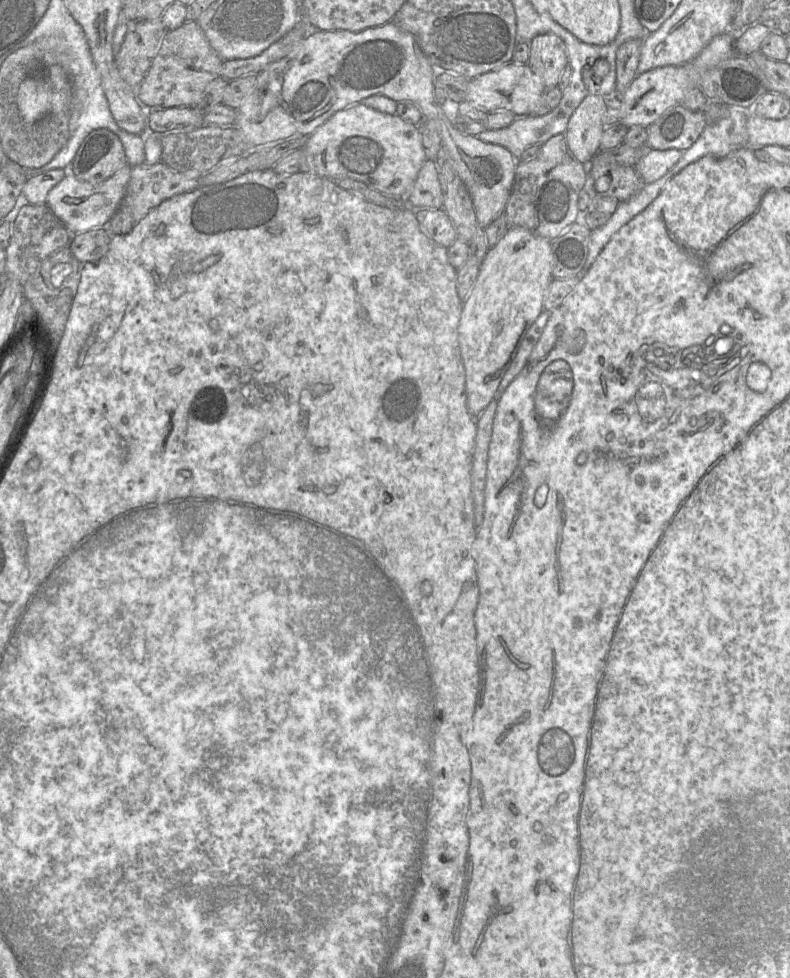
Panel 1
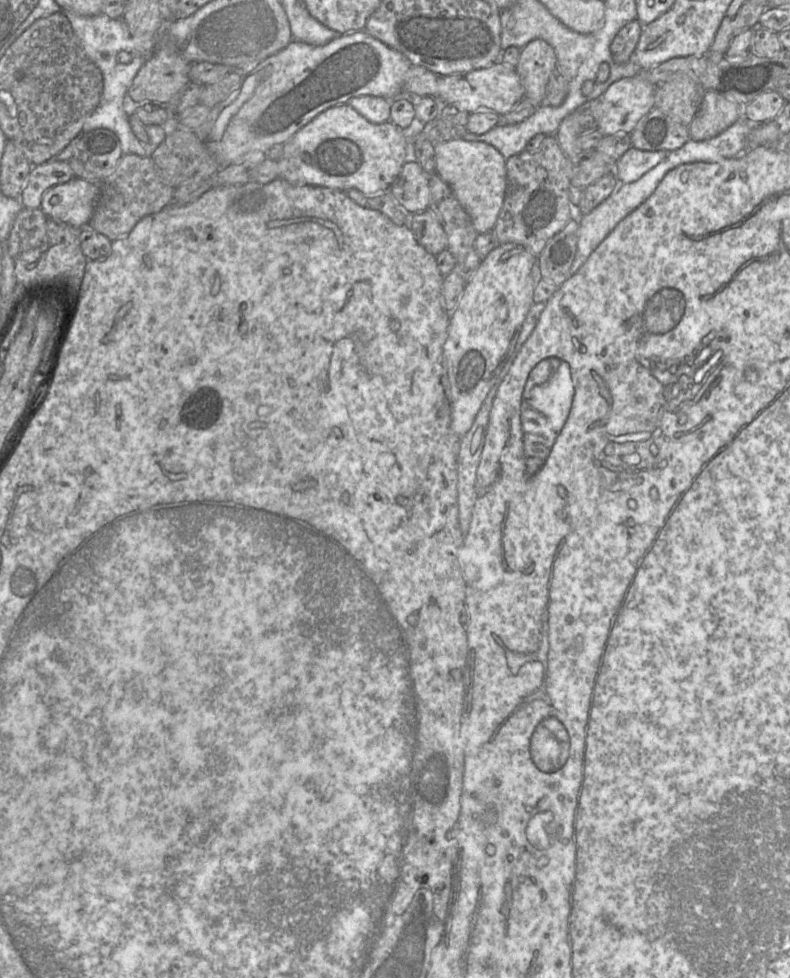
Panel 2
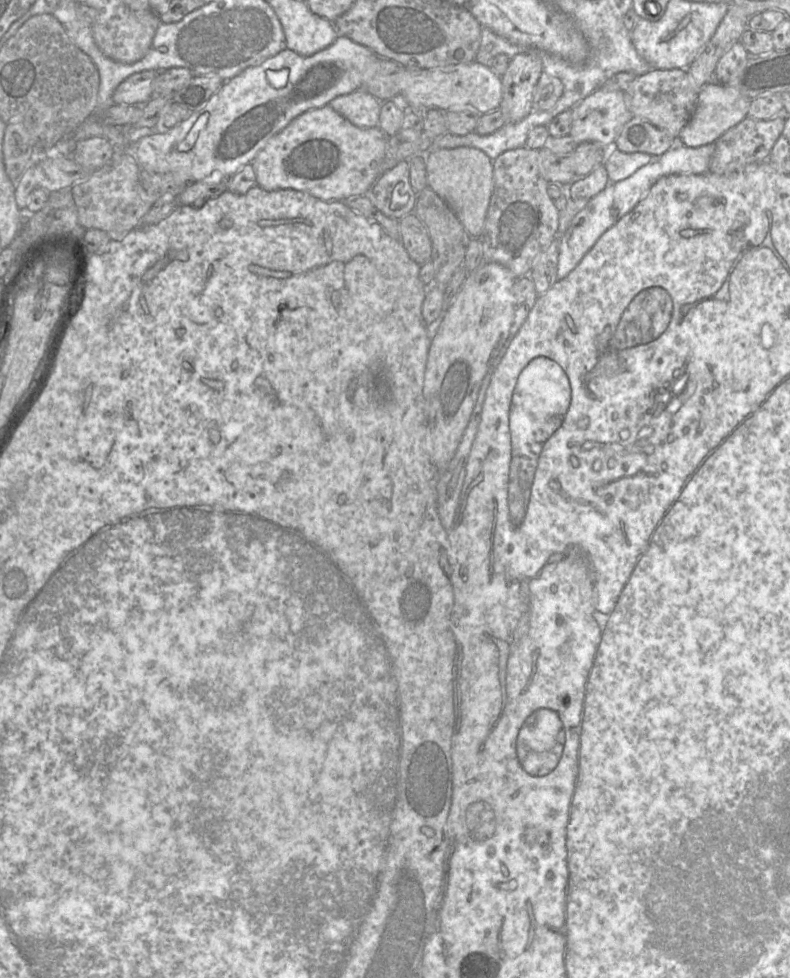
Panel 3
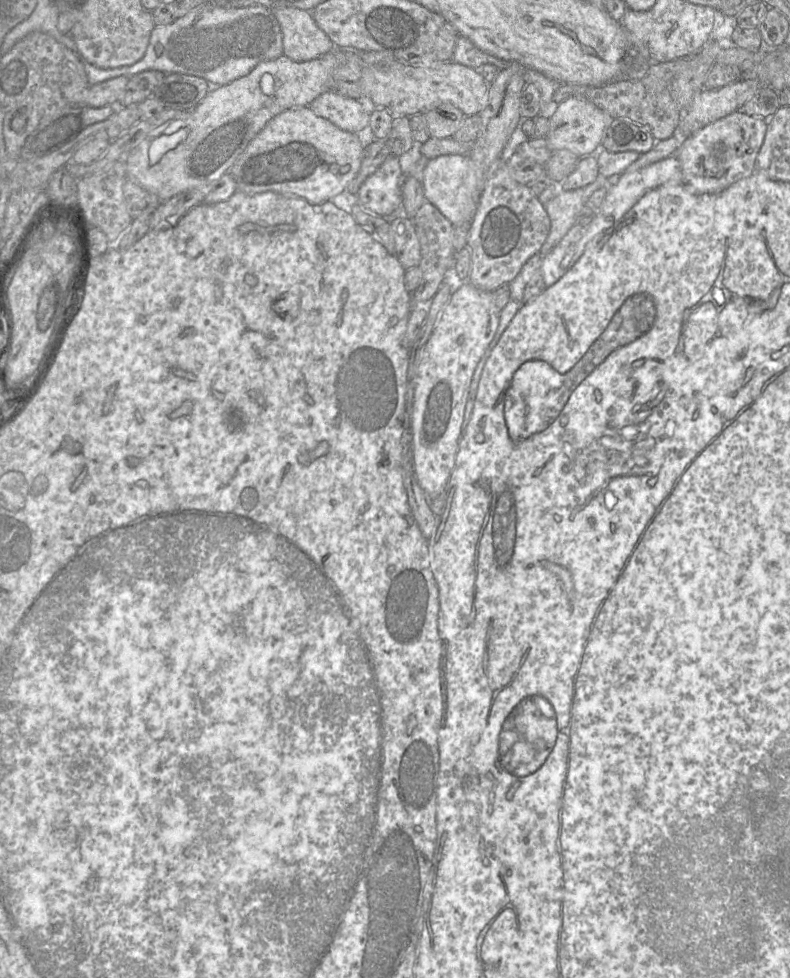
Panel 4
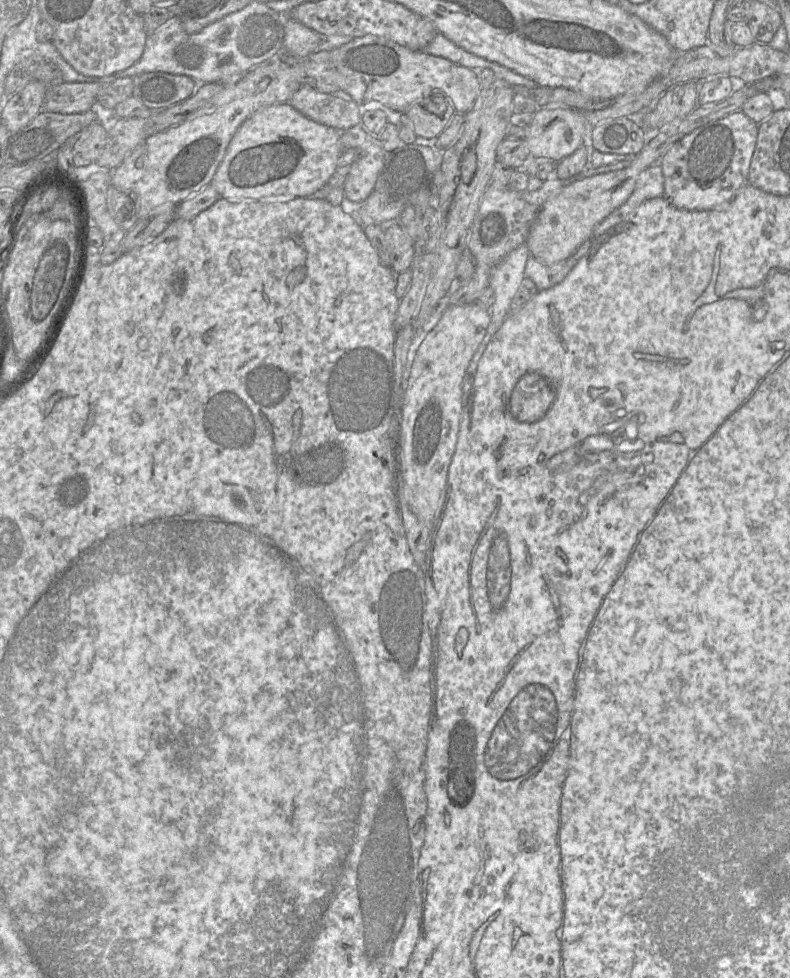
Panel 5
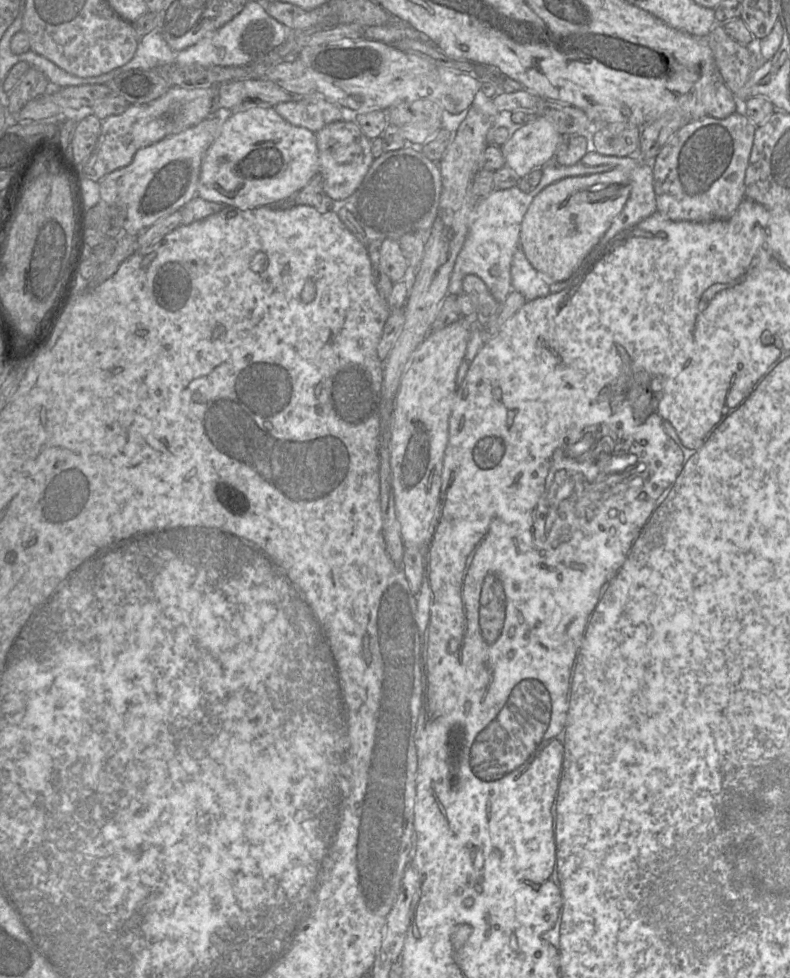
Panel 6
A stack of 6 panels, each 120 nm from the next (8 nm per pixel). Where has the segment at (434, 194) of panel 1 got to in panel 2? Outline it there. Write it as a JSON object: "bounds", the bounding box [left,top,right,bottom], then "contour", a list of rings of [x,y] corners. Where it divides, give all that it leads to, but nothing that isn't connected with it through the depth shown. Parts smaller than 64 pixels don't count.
{"bounds":[388,161,430,216],"contour":[[[406,161],[402,170],[388,189],[401,207],[411,216],[429,208],[430,175],[415,161]]]}

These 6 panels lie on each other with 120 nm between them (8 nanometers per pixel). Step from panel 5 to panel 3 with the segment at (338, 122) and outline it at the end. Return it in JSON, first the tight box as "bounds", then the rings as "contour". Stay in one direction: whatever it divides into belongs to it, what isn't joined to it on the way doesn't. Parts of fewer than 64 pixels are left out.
{"bounds":[328,90,382,128],"contour":[[[356,90],[334,98],[328,105],[359,128],[379,126],[382,102],[370,93]]]}

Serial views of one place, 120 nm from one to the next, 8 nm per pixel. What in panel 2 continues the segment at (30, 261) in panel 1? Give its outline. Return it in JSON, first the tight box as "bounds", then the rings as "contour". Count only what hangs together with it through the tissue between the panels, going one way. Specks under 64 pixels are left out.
{"bounds":[6,208,47,258],"contour":[[[22,208],[15,217],[6,240],[8,254],[15,258],[39,246],[46,234],[46,229],[47,216],[40,208]]]}

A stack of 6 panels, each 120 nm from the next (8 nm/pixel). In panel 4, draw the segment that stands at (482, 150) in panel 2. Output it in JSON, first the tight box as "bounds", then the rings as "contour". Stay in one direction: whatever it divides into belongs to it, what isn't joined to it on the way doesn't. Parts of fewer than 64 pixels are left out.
{"bounds":[423,155,481,226],"contour":[[[442,155],[429,159],[424,170],[423,189],[426,201],[433,204],[454,226],[470,224],[473,220],[481,191],[468,155]]]}

